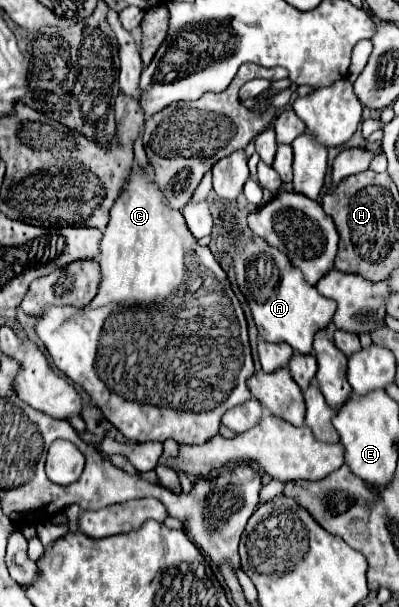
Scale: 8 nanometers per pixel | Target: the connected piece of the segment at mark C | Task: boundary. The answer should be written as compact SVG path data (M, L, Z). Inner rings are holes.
M134 167L132 175L128 177L118 201L114 203L112 211L110 211L110 223L104 229L104 237L100 243L100 289L96 293L94 299L110 299L108 305L102 307L84 307L84 309L76 309L76 307L48 307L48 311L38 317L36 321L36 333L40 337L40 341L46 345L54 365L66 375L70 377L74 383L78 383L80 387L84 387L84 391L92 397L92 401L102 409L104 417L128 439L134 443L142 443L142 441L166 441L166 439L174 439L182 445L200 445L204 441L208 441L212 435L218 433L220 427L220 419L222 415L232 409L234 405L240 405L248 399L252 399L252 393L246 387L246 379L250 379L254 375L254 359L252 359L252 349L250 349L250 339L248 339L248 321L246 315L242 311L242 305L238 301L238 297L234 295L230 281L226 277L226 273L222 271L222 267L218 265L218 261L214 259L214 255L210 253L208 247L200 247L196 243L196 239L192 239L184 217L180 211L174 211L168 207L168 203L164 201L160 189L156 187L152 173L144 173L142 169ZM180 385L186 387L204 387L204 389L196 389L196 393L200 395L200 401L204 401L204 411L190 411L190 409L176 409L174 405L178 405L178 401L182 401L184 393L174 393L180 391Z

